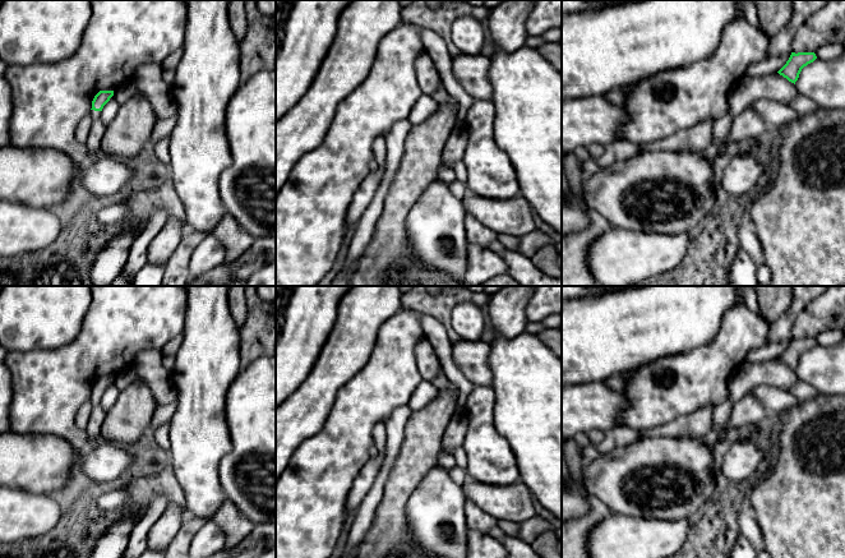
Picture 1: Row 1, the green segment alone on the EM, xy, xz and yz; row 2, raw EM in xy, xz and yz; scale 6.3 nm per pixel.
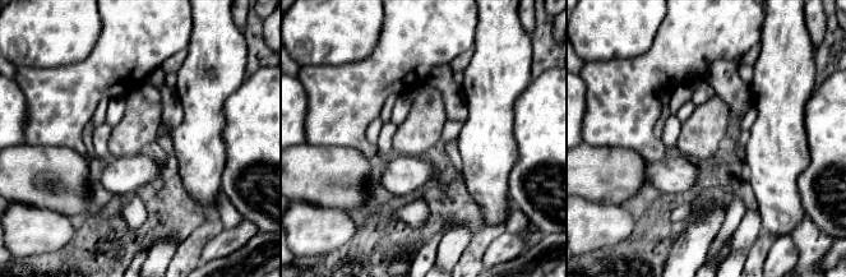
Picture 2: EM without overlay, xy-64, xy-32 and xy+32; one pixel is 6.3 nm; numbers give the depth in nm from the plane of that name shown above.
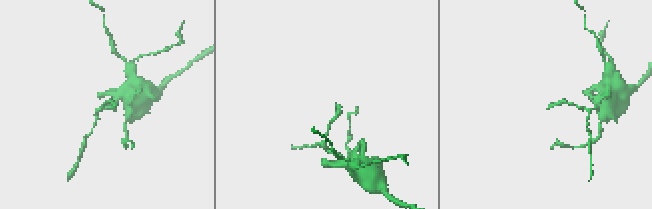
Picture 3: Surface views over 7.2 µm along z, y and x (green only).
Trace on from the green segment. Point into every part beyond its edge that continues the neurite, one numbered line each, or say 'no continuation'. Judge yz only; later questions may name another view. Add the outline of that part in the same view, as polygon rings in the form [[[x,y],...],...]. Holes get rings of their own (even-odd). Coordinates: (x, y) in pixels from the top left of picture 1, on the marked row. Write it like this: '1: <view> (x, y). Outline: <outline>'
no continuation

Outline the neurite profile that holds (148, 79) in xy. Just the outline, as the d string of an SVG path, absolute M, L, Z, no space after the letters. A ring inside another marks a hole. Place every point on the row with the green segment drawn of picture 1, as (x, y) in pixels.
M161 64L140 65L131 83L135 86L137 91L143 93L151 102L158 120L177 115L172 86L163 80Z

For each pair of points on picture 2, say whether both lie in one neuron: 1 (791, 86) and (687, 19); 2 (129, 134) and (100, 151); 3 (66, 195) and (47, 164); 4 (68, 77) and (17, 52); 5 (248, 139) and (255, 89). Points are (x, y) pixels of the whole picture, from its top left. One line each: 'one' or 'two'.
1: two
2: two
3: one
4: two
5: one

